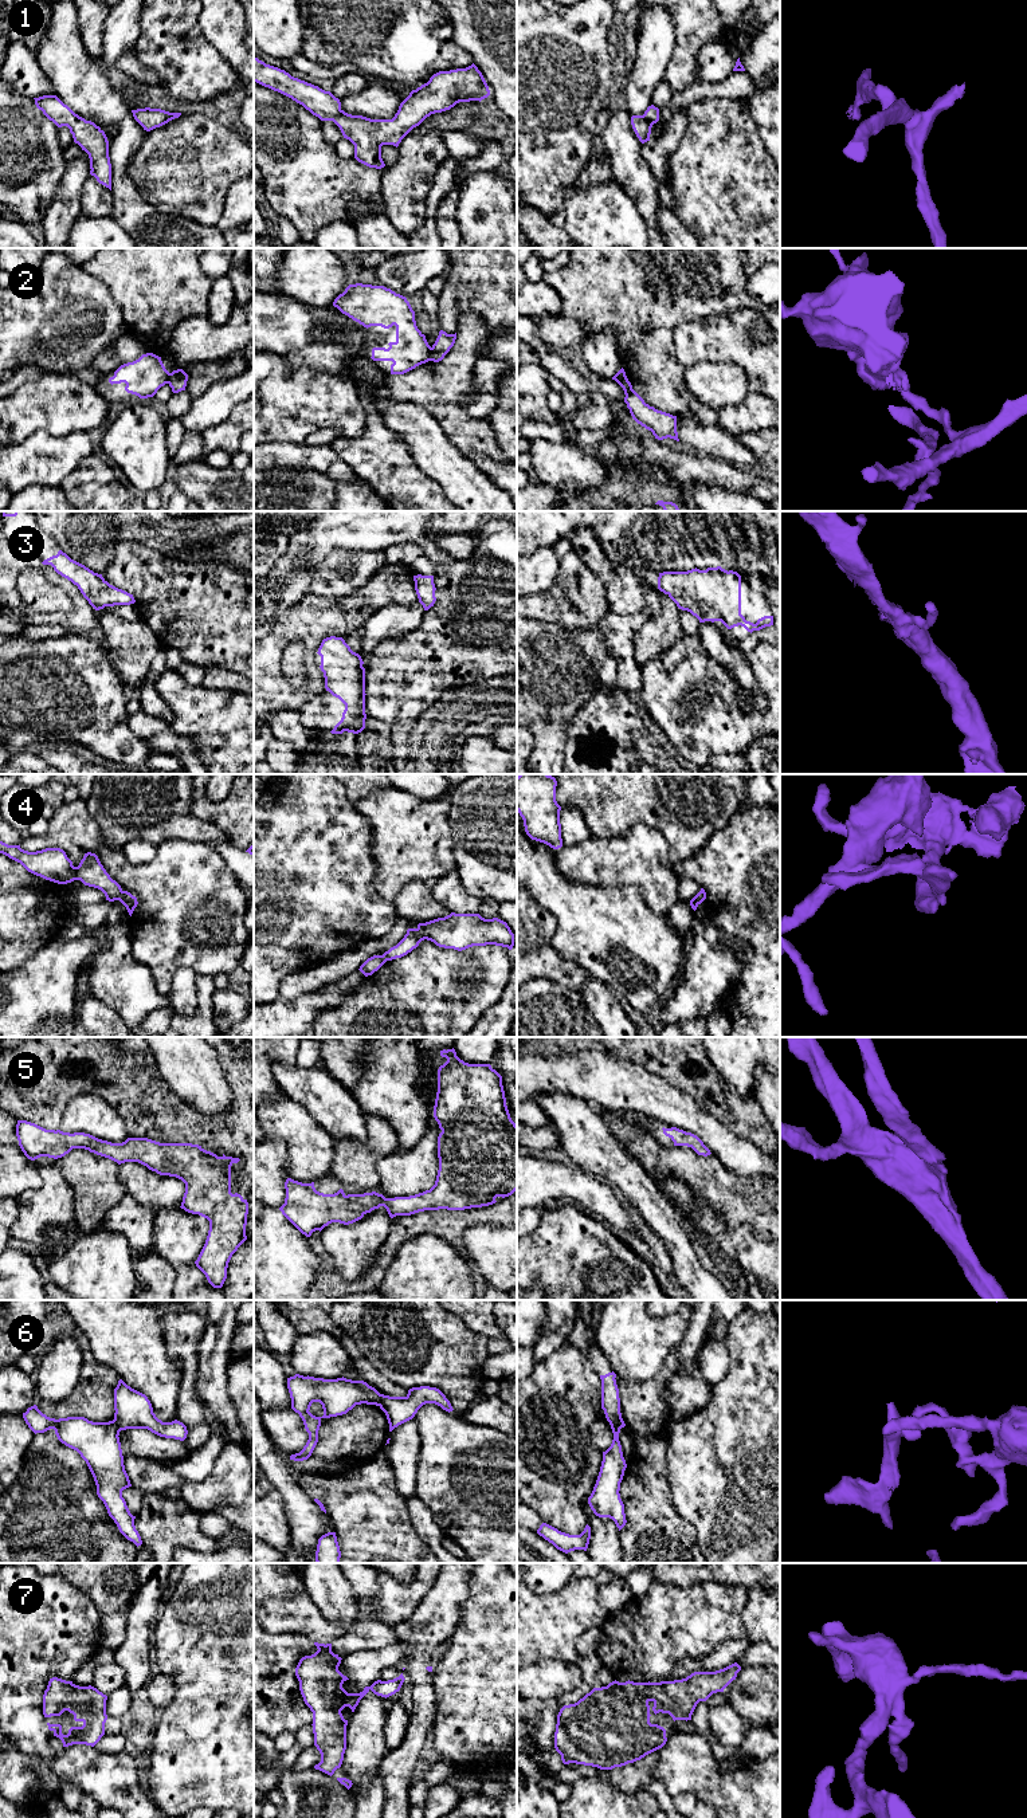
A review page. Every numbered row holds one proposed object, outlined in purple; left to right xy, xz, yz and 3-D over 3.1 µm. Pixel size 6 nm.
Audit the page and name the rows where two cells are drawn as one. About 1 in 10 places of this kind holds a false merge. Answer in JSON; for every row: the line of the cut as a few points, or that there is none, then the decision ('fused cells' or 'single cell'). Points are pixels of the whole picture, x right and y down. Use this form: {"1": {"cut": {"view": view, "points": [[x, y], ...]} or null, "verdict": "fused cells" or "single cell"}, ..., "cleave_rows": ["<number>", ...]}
{"1": {"cut": null, "verdict": "single cell"}, "2": {"cut": {"view": "xz", "points": [[431, 348], [428, 360]]}, "verdict": "fused cells"}, "3": {"cut": null, "verdict": "single cell"}, "4": {"cut": {"view": "xy", "points": [[122, 891], [118, 899]]}, "verdict": "fused cells"}, "5": {"cut": null, "verdict": "single cell"}, "6": {"cut": {"view": "xz", "points": [[381, 1394], [377, 1405]]}, "verdict": "fused cells"}, "7": {"cut": null, "verdict": "single cell"}, "cleave_rows": ["2", "4", "6"]}

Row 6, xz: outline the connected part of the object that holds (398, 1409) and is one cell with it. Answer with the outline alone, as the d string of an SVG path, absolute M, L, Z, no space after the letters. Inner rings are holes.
M430 1386L412 1387L405 1397L381 1394L379 1406L385 1413L389 1432L392 1432L399 1425L412 1420L426 1403L435 1403L448 1413L454 1410L446 1395L439 1389Z

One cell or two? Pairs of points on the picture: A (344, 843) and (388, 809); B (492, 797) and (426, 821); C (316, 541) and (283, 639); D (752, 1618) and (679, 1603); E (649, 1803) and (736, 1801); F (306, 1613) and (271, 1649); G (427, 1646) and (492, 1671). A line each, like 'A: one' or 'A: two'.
A: two
B: two
C: two
D: two
E: two
F: two
G: two

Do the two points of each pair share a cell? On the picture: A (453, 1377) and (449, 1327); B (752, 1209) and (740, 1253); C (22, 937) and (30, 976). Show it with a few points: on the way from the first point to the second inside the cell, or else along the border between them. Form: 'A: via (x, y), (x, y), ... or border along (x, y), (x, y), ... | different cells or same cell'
A: via (453, 1365), (449, 1355), (449, 1339) | same cell
B: border along (718, 1213), (730, 1225), (748, 1224), (765, 1240) | different cells
C: border along (51, 941), (14, 969) | different cells

